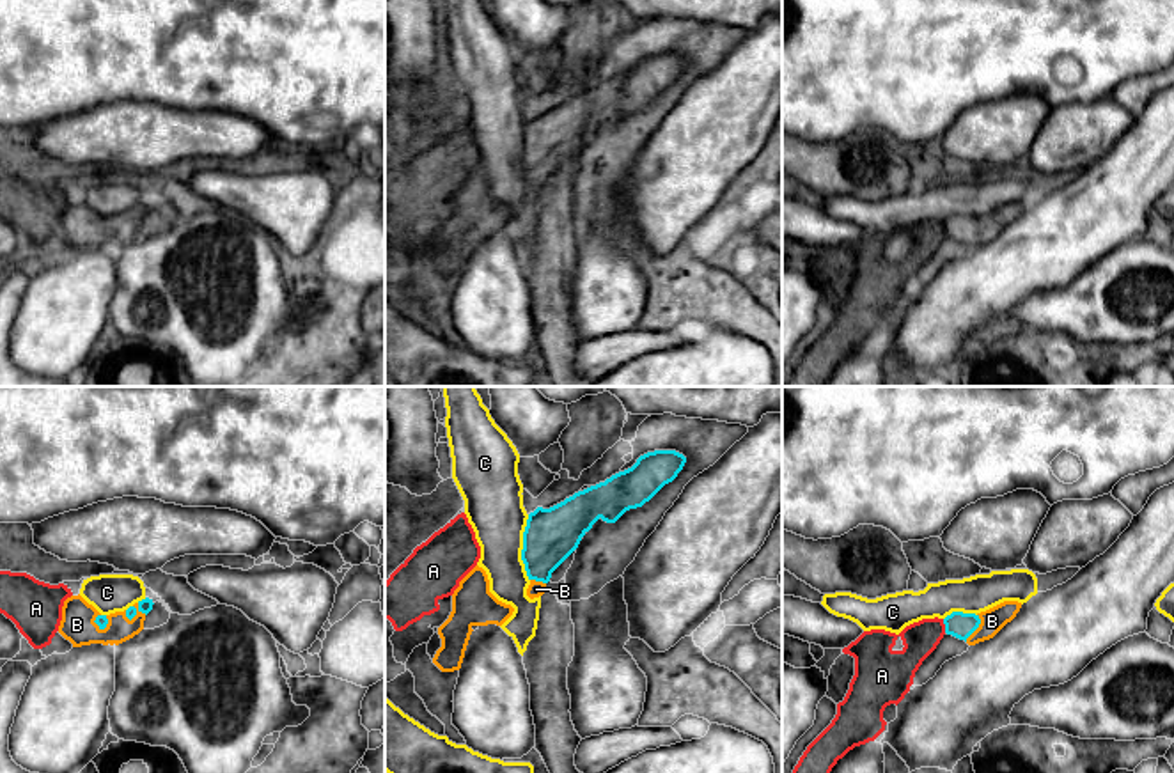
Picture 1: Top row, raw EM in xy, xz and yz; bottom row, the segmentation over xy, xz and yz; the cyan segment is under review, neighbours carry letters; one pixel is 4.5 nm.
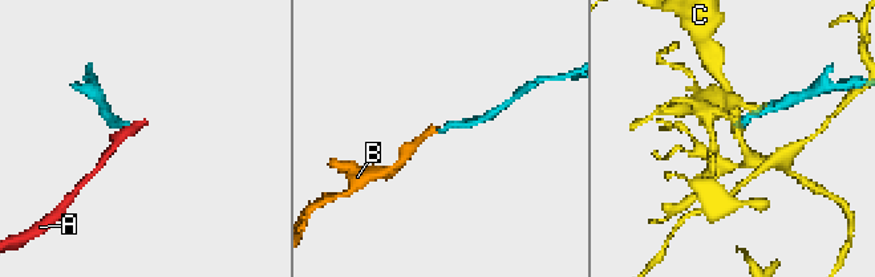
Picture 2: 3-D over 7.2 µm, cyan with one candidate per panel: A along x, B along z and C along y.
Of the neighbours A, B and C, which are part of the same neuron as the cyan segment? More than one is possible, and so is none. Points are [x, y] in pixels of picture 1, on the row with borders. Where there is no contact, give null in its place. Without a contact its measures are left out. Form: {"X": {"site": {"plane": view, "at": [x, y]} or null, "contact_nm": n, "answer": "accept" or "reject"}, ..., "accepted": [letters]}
{"A": {"site": {"plane": "yz", "at": [946, 626]}, "contact_nm": 70, "answer": "reject"}, "B": {"site": {"plane": "yz", "at": [978, 626]}, "contact_nm": 140, "answer": "accept"}, "C": {"site": {"plane": "xz", "at": [524, 548]}, "contact_nm": 300, "answer": "reject"}, "accepted": ["B"]}

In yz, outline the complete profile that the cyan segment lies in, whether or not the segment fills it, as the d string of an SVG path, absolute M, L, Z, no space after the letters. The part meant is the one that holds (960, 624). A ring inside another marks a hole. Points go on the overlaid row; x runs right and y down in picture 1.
M1004 601L981 613L952 612L943 619L945 633L968 645L993 638L1007 622L1011 622L1020 612L1021 603Z

